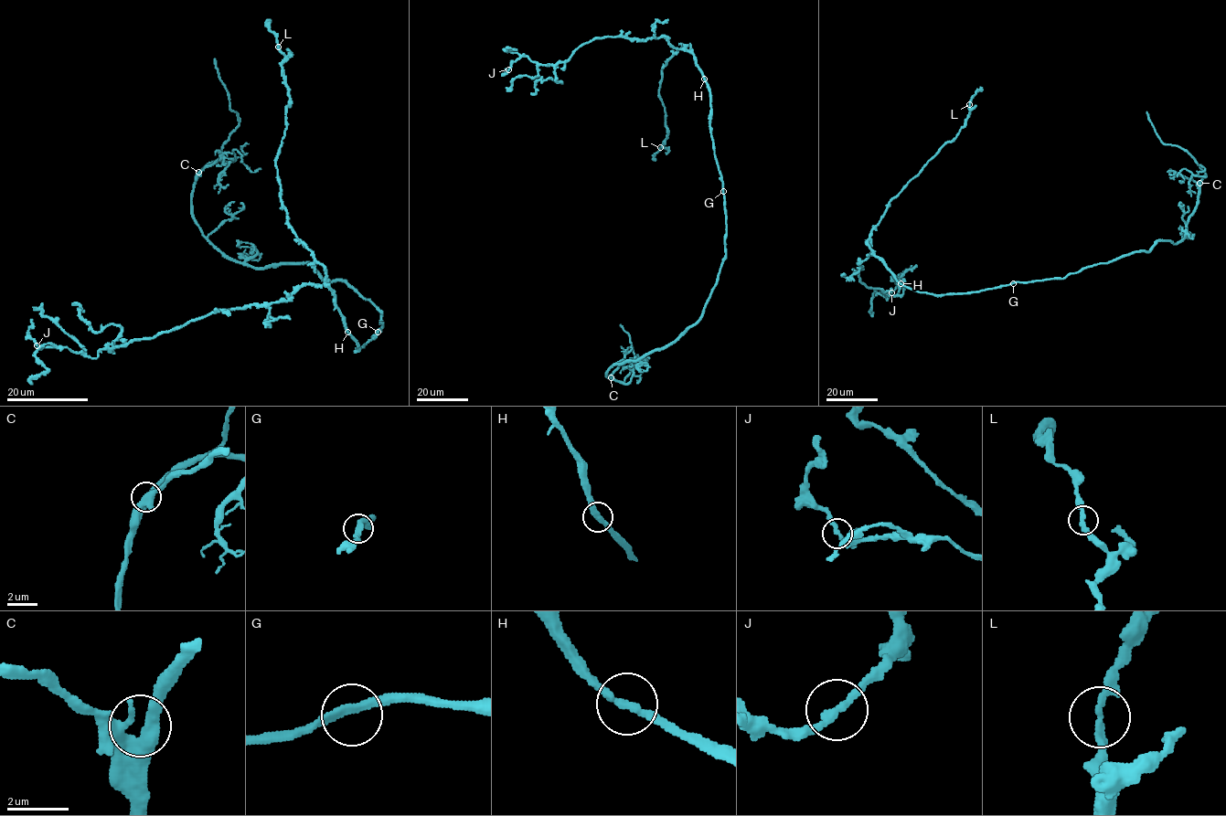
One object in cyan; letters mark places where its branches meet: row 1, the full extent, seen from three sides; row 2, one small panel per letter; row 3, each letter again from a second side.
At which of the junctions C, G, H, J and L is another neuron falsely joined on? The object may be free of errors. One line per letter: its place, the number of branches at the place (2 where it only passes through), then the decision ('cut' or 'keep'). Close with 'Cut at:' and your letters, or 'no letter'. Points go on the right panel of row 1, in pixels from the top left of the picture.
C: at (1199, 183); 2 branches meet; keep
G: at (1013, 283); 2 branches meet; keep
H: at (900, 283); 2 branches meet; keep
J: at (891, 292); 2 branches meet; keep
L: at (969, 104); 2 branches meet; keep
Cut at: no letter

